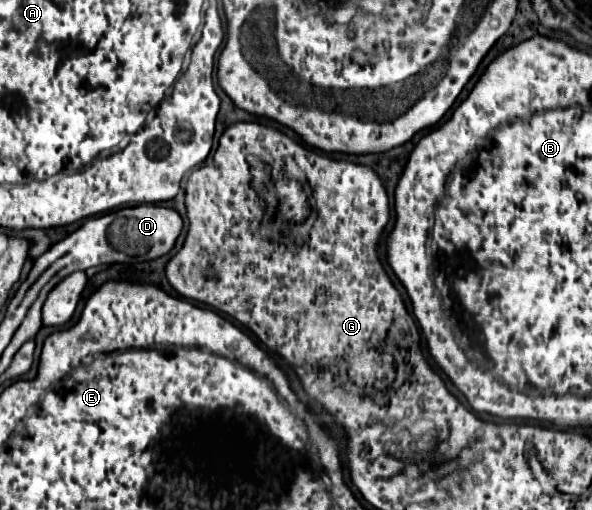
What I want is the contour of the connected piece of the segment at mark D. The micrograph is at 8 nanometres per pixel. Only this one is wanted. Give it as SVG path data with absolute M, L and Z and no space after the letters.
M140 204L131 206L131 208L123 208L123 210L115 210L111 214L103 214L97 218L89 218L73 234L77 240L75 246L63 258L55 261L37 279L27 291L27 298L23 300L23 304L27 304L27 308L30 308L43 286L65 266L72 267L73 270L87 270L87 268L93 268L99 264L113 264L113 262L119 262L119 252L121 252L121 262L125 262L125 258L129 262L131 262L131 258L155 260L155 258L167 254L175 246L175 240L179 238L181 230L183 230L181 216L173 208L163 207L159 204Z

